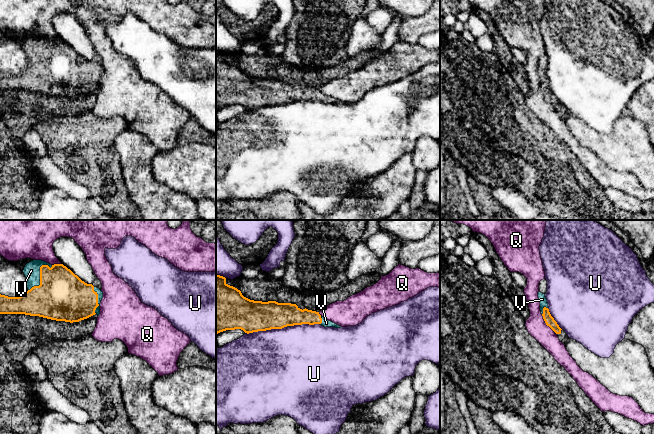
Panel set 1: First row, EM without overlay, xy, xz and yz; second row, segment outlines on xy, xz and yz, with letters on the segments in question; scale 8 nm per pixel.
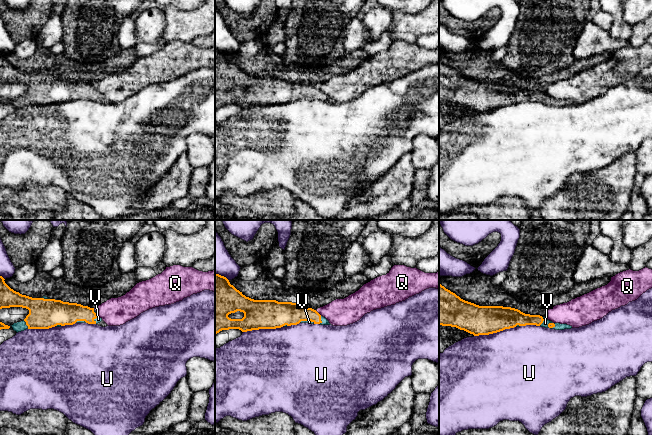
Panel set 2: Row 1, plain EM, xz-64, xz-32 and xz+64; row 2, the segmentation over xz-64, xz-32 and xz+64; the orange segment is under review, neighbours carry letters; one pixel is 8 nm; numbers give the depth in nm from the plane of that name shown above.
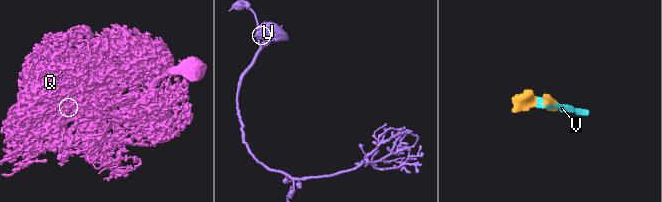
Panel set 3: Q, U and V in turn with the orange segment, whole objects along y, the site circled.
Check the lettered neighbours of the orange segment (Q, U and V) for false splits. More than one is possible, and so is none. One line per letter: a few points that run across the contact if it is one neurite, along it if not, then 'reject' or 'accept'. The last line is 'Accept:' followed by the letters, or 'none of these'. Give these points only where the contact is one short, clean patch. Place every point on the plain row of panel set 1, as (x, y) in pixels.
Q: reject
U: reject
V: accept
Accept: V

